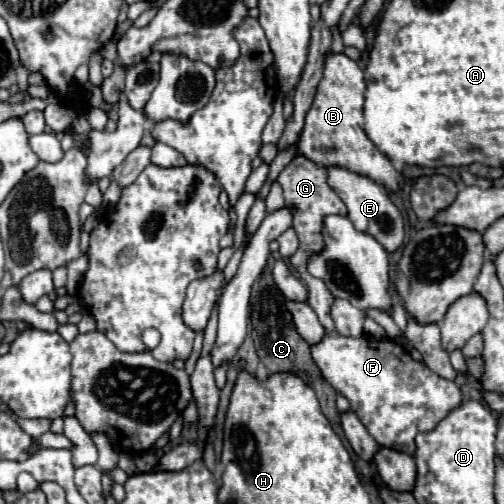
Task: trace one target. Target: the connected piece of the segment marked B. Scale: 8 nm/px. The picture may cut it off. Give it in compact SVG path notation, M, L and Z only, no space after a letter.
M329 54L325 58L323 80L317 88L315 102L305 118L305 128L299 136L299 152L309 160L325 166L347 168L355 174L367 176L381 184L387 192L399 192L403 174L395 170L387 156L383 156L361 128L365 102L365 72L345 54Z

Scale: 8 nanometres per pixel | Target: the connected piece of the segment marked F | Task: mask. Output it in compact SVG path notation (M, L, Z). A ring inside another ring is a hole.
M327 334L321 344L311 346L311 352L325 380L349 400L351 410L363 422L367 432L379 446L391 450L413 454L415 436L419 432L431 432L463 402L455 382L437 376L423 362L405 354L407 350L401 344L389 338L371 340Z

